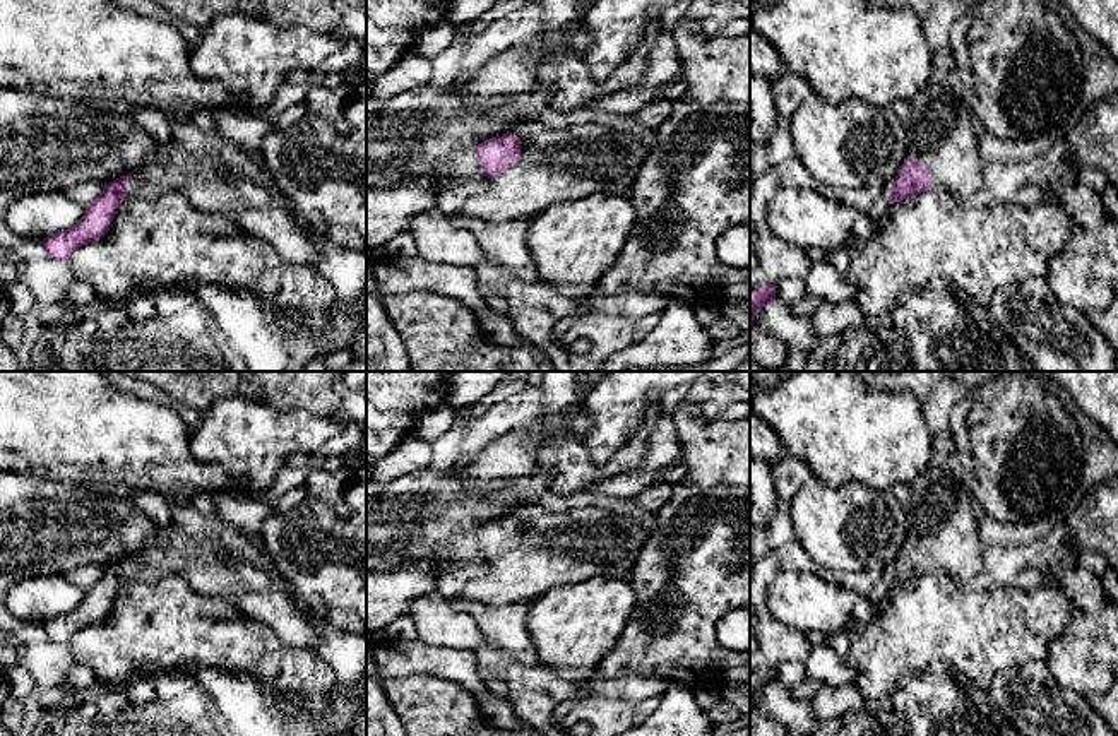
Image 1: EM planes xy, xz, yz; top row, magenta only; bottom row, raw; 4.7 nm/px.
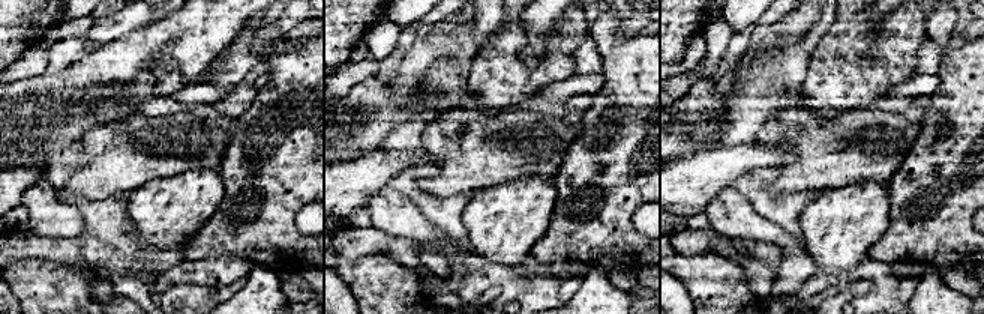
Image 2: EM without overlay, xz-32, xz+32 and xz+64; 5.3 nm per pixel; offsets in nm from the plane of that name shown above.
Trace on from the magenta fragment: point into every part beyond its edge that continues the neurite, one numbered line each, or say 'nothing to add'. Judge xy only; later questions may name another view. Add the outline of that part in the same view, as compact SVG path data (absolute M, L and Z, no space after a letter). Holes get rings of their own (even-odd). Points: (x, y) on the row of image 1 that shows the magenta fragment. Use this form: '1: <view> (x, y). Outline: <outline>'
1: xy (204, 178). Outline: M175 140L159 142L156 152L130 171L125 193L154 199L166 192L181 192L197 209L235 221L269 243L281 260L317 267L306 223L286 197L235 173L219 156L188 151Z

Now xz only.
1: xz (557, 165). Outline: M531 122L515 127L512 134L519 139L519 161L497 178L479 175L486 190L466 199L461 211L464 216L488 223L505 223L592 193L632 195L637 175L651 151L649 139L637 139L598 123L548 128L539 122Z

